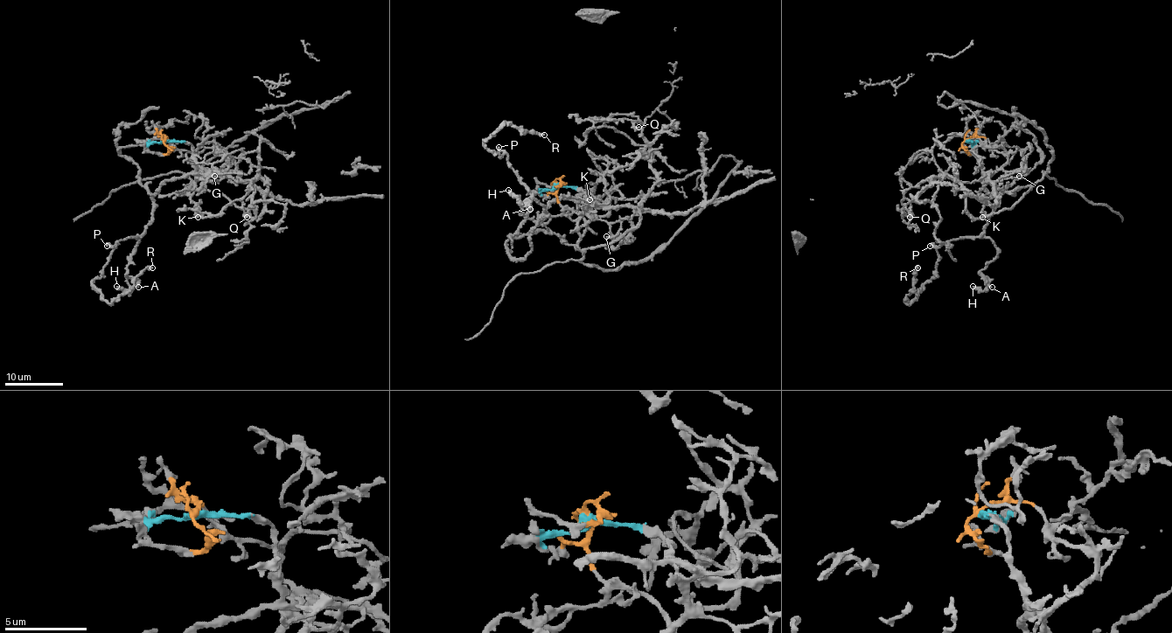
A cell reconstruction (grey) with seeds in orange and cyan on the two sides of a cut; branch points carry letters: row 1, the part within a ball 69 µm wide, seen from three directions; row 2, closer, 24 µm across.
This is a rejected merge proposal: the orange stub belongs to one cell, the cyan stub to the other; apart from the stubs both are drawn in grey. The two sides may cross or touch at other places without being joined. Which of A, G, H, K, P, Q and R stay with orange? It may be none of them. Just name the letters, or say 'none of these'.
G, K, Q

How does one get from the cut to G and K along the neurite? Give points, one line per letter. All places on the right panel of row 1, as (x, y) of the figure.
G: (966, 140), (983, 137), (992, 149), (1007, 157), (1002, 166), (1005, 177), (1020, 175)
K: (966, 140), (983, 137), (992, 149), (1007, 157), (1007, 162), (989, 177), (994, 194), (981, 210), (981, 217)

